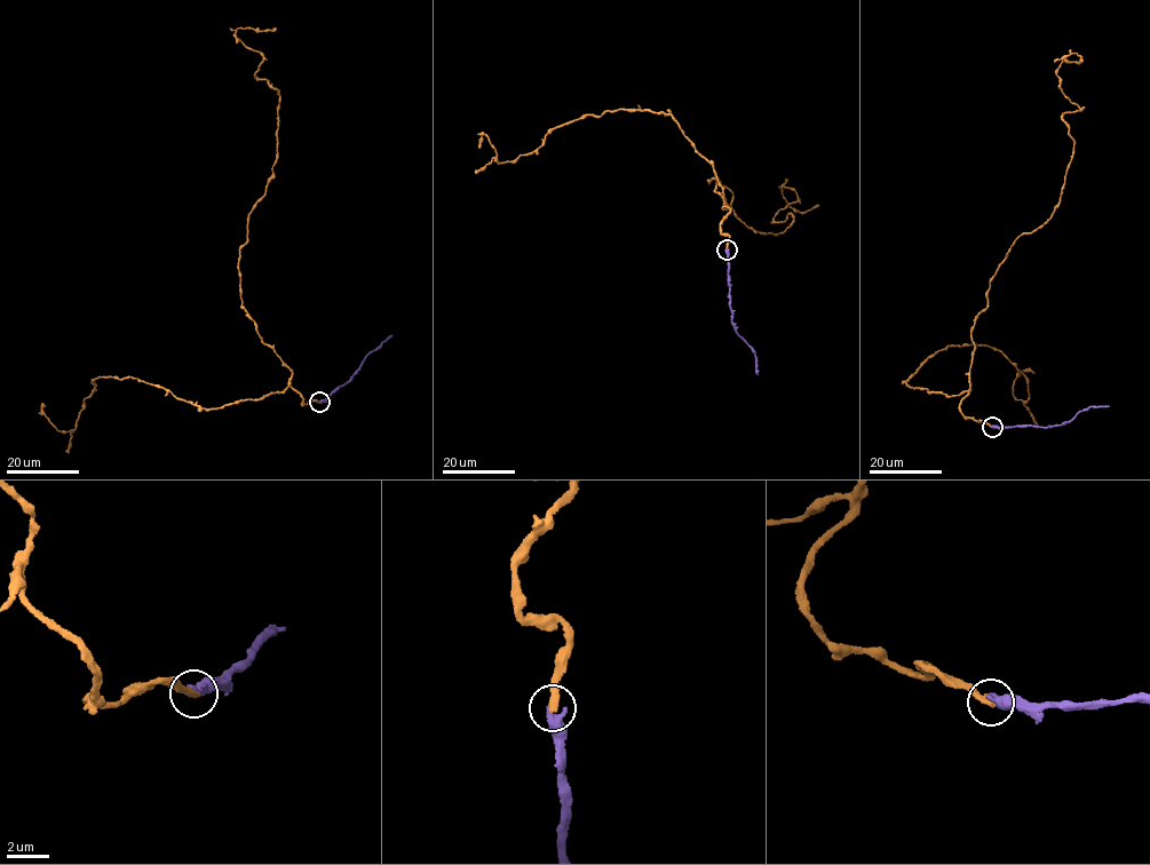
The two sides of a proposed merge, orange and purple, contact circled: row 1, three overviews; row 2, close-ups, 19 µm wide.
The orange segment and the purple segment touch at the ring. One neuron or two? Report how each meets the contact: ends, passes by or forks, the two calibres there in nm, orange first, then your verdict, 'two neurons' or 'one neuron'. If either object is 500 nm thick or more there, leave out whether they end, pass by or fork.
orange ends; purple ends; calibres 320 and 440 nm; one neuron

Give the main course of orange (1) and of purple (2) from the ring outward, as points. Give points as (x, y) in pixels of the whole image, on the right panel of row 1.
1: (992, 427), (960, 407), (972, 328), (1059, 201), (1064, 61)
2: (992, 427), (1061, 426), (1091, 406), (1110, 405)

